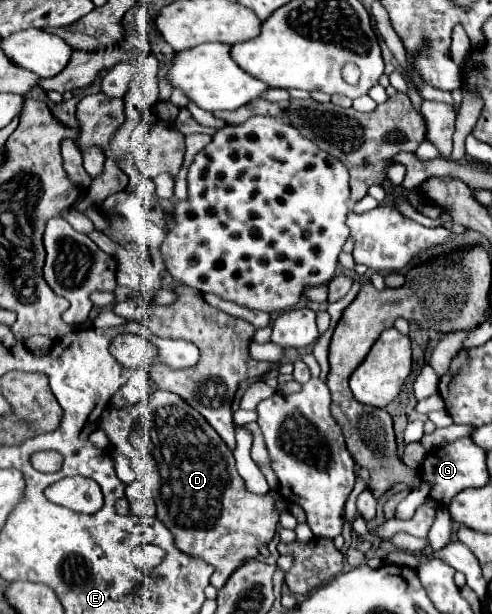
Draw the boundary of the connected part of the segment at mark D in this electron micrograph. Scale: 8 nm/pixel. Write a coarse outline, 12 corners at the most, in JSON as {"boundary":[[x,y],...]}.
{"boundary":[[178,395],[98,421],[220,589],[274,539],[228,445]]}

